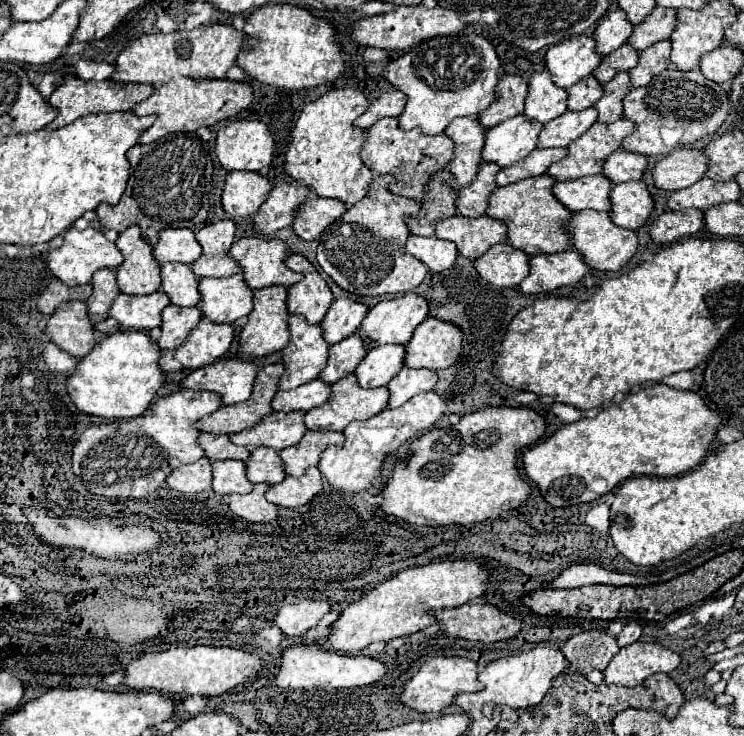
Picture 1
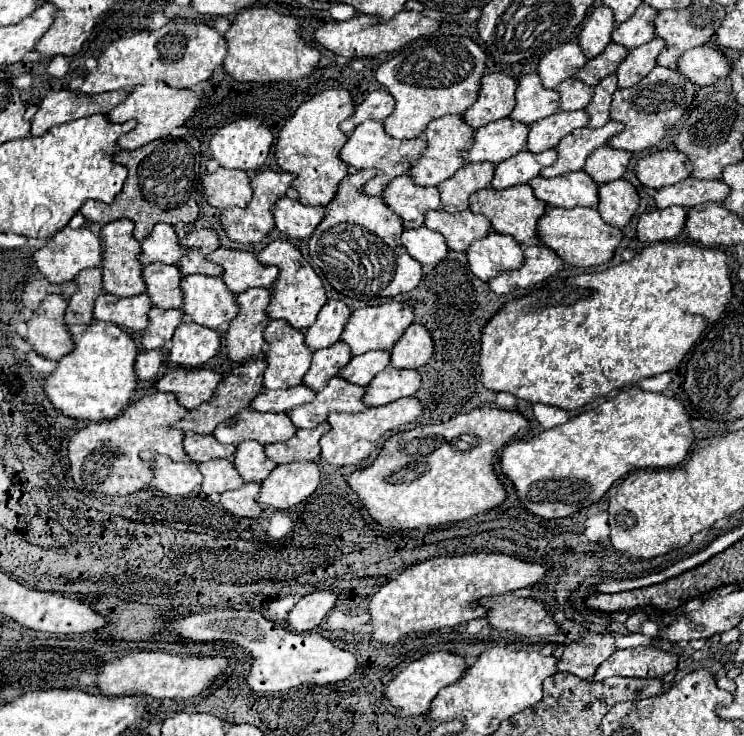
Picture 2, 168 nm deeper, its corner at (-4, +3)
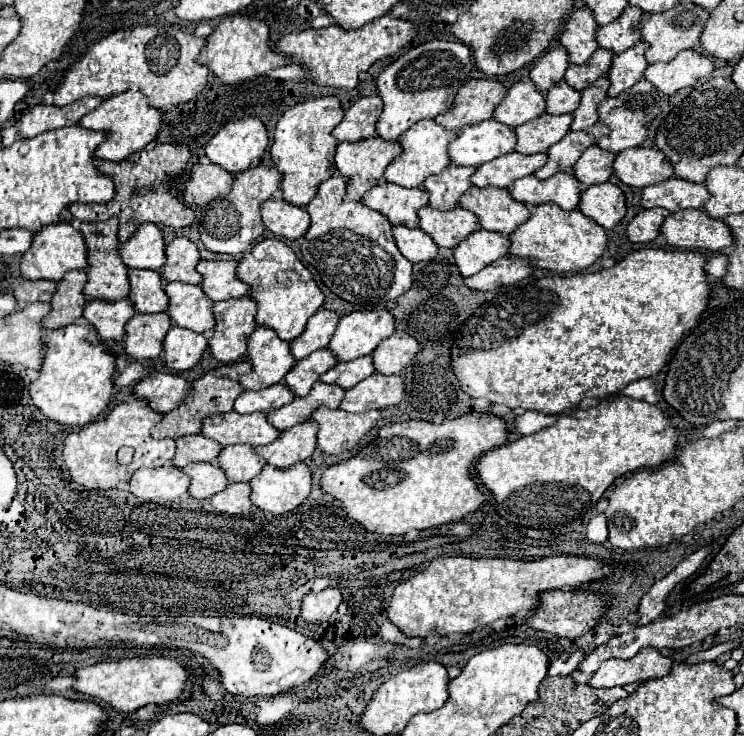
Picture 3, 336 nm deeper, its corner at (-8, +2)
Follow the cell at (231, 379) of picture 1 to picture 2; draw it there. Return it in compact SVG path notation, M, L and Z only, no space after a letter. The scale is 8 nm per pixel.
M207 368L173 370L165 374L161 380L157 380L155 388L161 392L177 394L179 404L193 410L215 396L221 380L223 380L223 374Z

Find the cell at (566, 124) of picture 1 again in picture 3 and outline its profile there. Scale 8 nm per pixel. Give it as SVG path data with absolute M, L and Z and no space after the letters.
M547 115L535 117L525 125L515 127L517 145L515 151L523 155L545 153L553 143L557 143L569 131L573 117L571 115Z

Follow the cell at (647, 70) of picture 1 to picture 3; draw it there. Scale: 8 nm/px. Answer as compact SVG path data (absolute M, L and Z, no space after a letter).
M645 41L633 45L631 49L627 49L625 53L619 53L613 57L611 69L607 71L607 79L609 79L609 89L607 95L609 97L617 97L623 89L629 89L633 83L637 83L645 69L647 69L647 61L645 61Z

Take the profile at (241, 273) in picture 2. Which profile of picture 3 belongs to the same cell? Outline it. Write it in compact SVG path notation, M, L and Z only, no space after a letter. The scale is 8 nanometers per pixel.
M199 261L197 271L203 275L201 289L213 301L225 301L243 297L249 293L249 285L237 279L235 261Z

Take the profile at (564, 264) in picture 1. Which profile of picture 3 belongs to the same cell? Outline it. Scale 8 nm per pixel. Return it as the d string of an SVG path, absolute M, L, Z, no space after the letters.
M501 257L489 267L481 269L477 275L463 279L469 289L475 291L493 291L497 287L513 285L525 277L529 277L533 271L531 265L525 265L525 261L519 261L515 257Z

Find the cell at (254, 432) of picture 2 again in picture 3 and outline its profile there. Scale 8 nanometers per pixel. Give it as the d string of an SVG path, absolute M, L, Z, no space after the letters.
M235 411L209 415L203 421L201 435L215 439L223 447L233 443L247 443L247 445L269 445L279 437L279 431L267 423L265 413L249 413L241 415Z

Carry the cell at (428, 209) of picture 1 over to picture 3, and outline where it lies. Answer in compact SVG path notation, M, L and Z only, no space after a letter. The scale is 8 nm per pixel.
M379 181L377 187L369 189L361 203L369 209L383 213L391 225L417 227L417 211L429 203L429 193L425 189L405 189L395 183Z

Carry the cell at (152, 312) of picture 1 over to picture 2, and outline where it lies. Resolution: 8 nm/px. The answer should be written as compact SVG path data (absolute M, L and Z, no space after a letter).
M101 294L95 302L95 320L109 320L113 324L119 324L121 328L131 330L145 330L149 320L149 308L153 308L147 294L131 296L131 298L119 298Z

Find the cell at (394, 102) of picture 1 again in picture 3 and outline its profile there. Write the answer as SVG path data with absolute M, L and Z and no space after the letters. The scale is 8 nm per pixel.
M361 97L355 101L347 111L343 121L333 129L333 137L343 143L355 143L365 141L369 137L375 137L375 121L383 109L381 97Z

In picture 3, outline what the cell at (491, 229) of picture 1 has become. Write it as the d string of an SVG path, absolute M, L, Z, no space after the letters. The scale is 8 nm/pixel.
M427 205L419 209L419 229L423 229L439 247L453 249L477 229L477 217L461 207L437 211Z

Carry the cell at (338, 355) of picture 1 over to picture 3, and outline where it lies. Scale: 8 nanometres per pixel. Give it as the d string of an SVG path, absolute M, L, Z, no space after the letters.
M319 349L315 353L311 353L309 357L297 361L293 365L293 369L285 375L285 387L295 393L297 397L303 397L305 393L309 393L311 385L319 381L319 375L325 373L327 369L331 369L337 363L337 359L333 357L333 353L329 349Z

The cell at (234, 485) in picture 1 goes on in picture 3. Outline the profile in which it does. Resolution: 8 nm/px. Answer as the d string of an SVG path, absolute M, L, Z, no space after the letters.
M193 463L183 467L183 473L189 475L189 495L195 499L207 499L227 487L225 473L211 463Z

